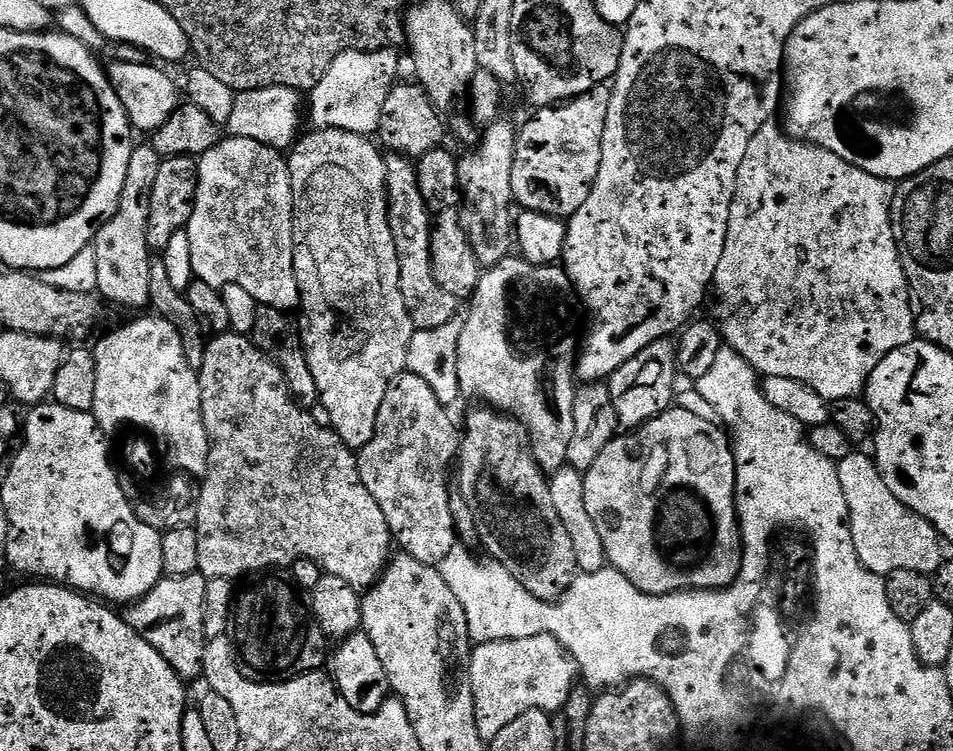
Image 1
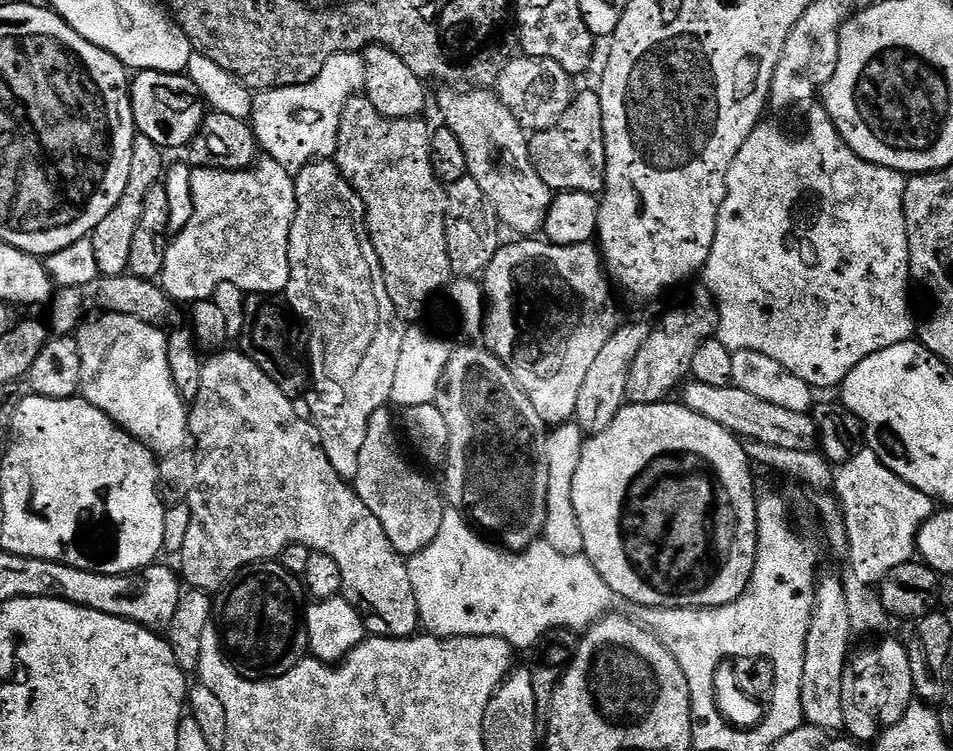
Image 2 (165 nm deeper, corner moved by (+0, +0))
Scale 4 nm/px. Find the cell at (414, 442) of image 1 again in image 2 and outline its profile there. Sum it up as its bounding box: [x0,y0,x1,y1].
[354,407,446,558]

